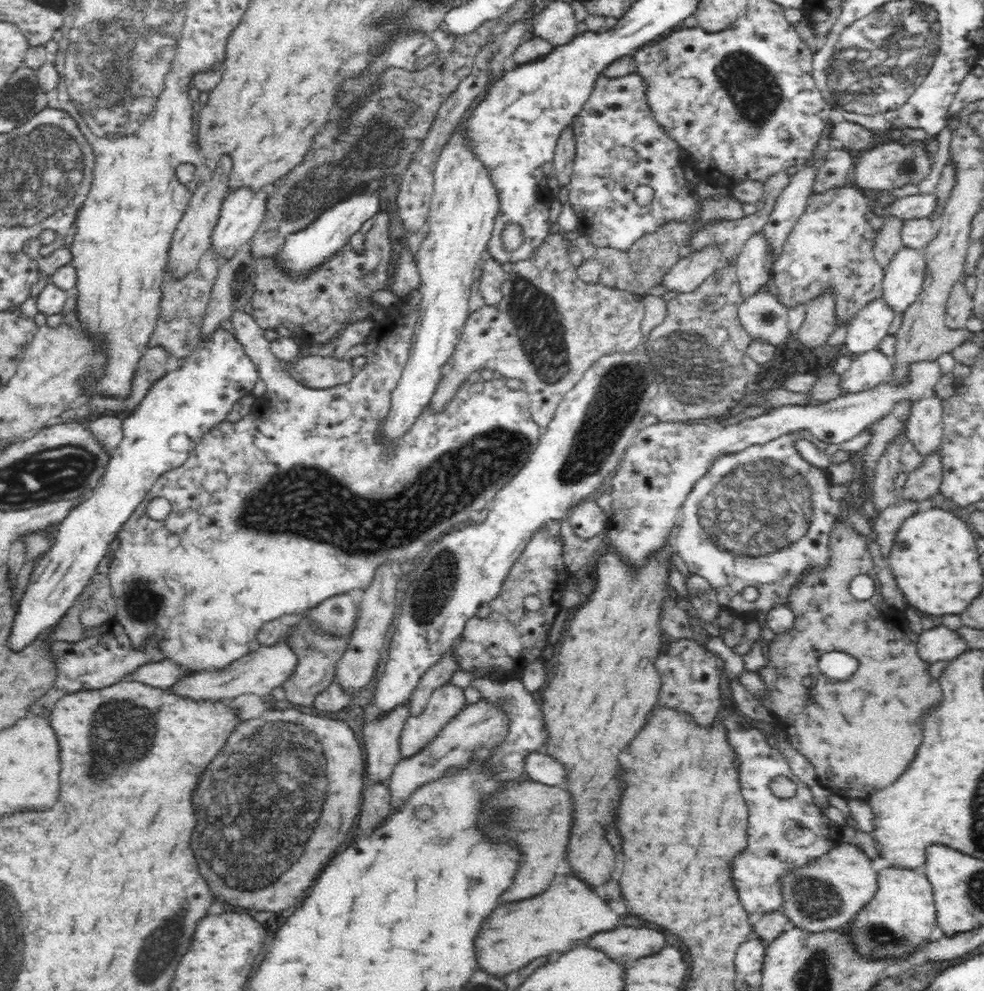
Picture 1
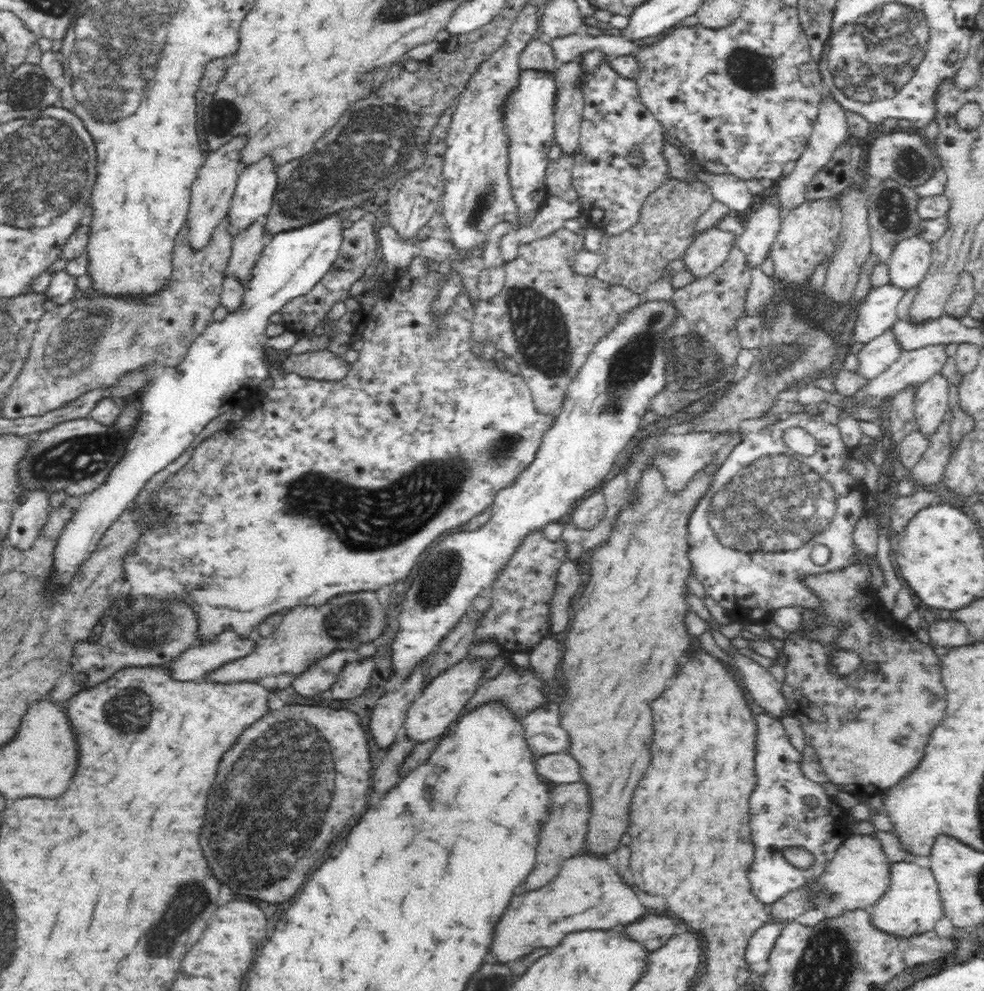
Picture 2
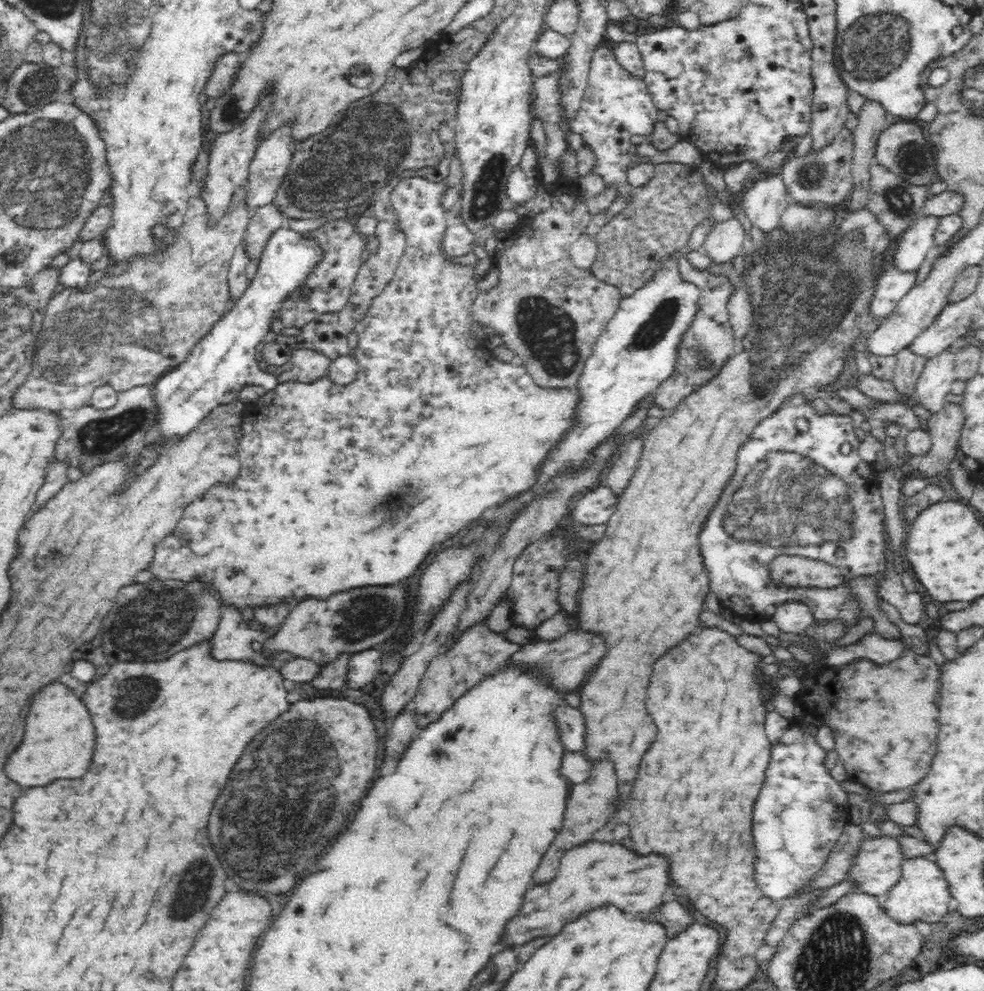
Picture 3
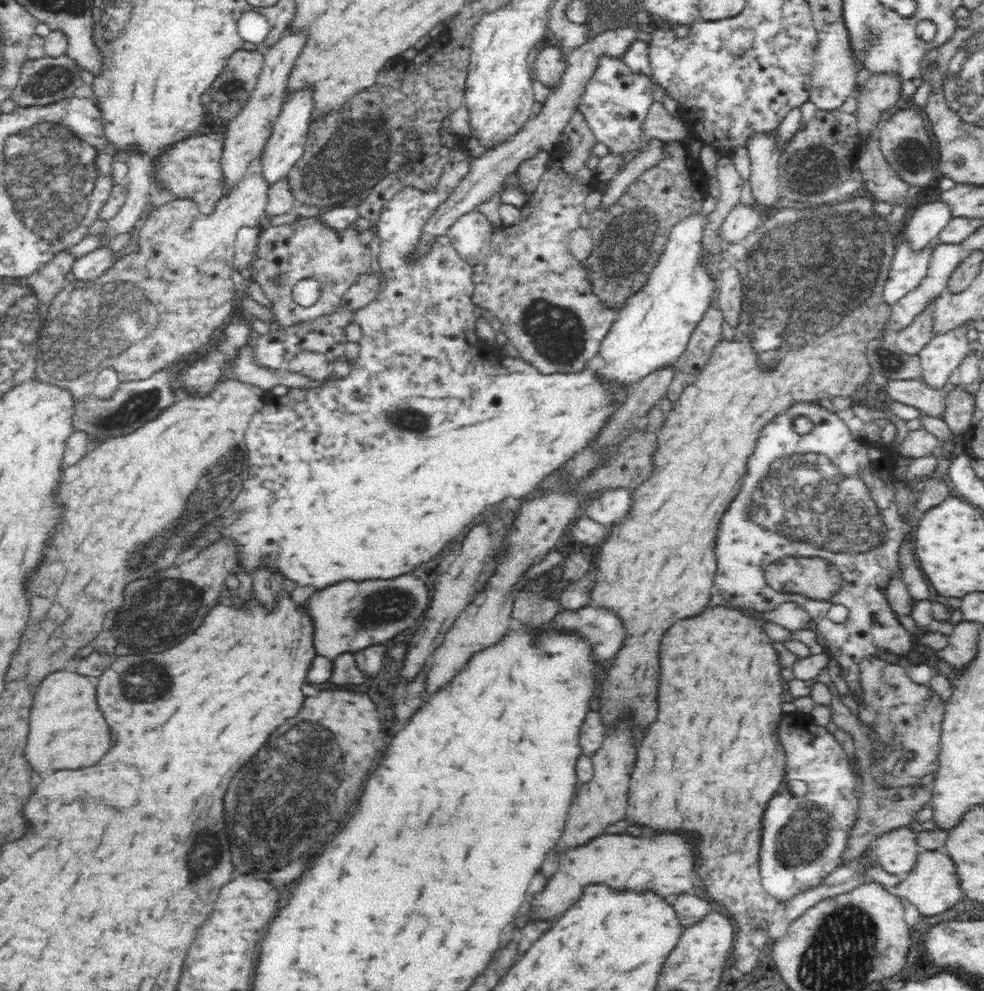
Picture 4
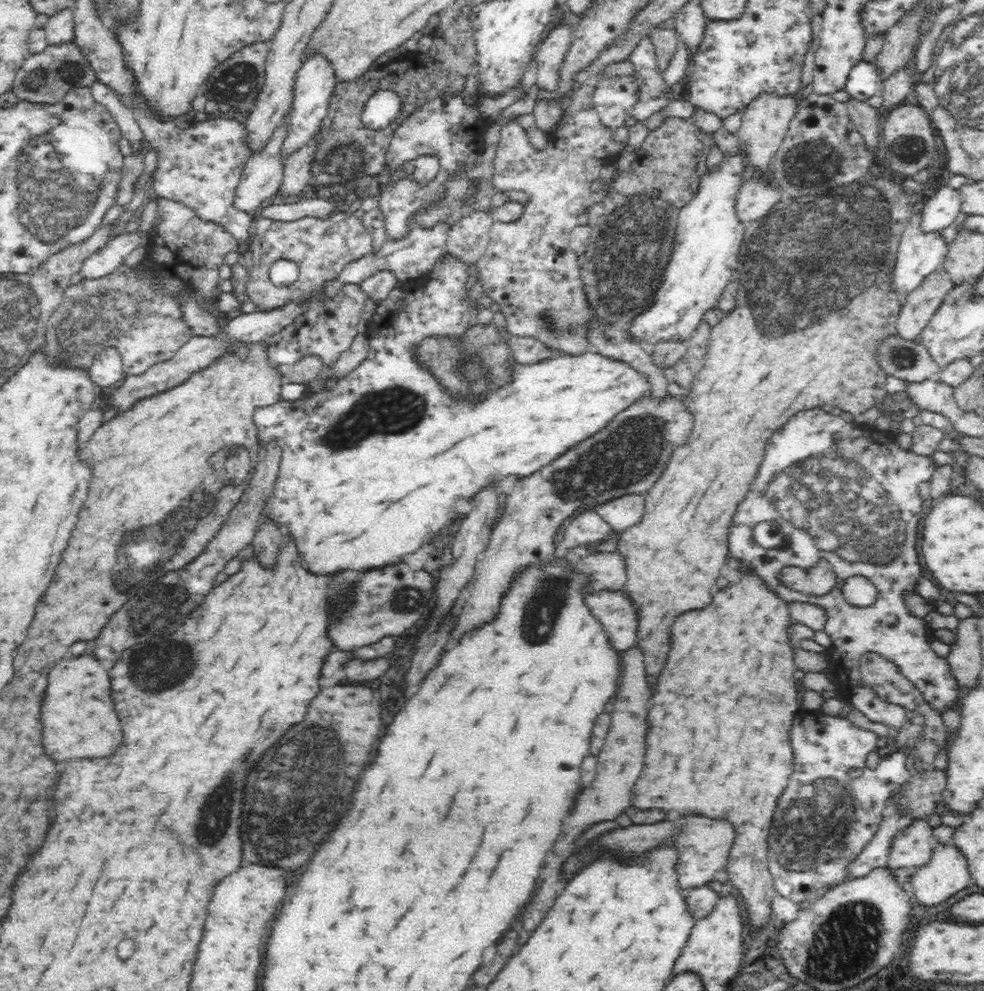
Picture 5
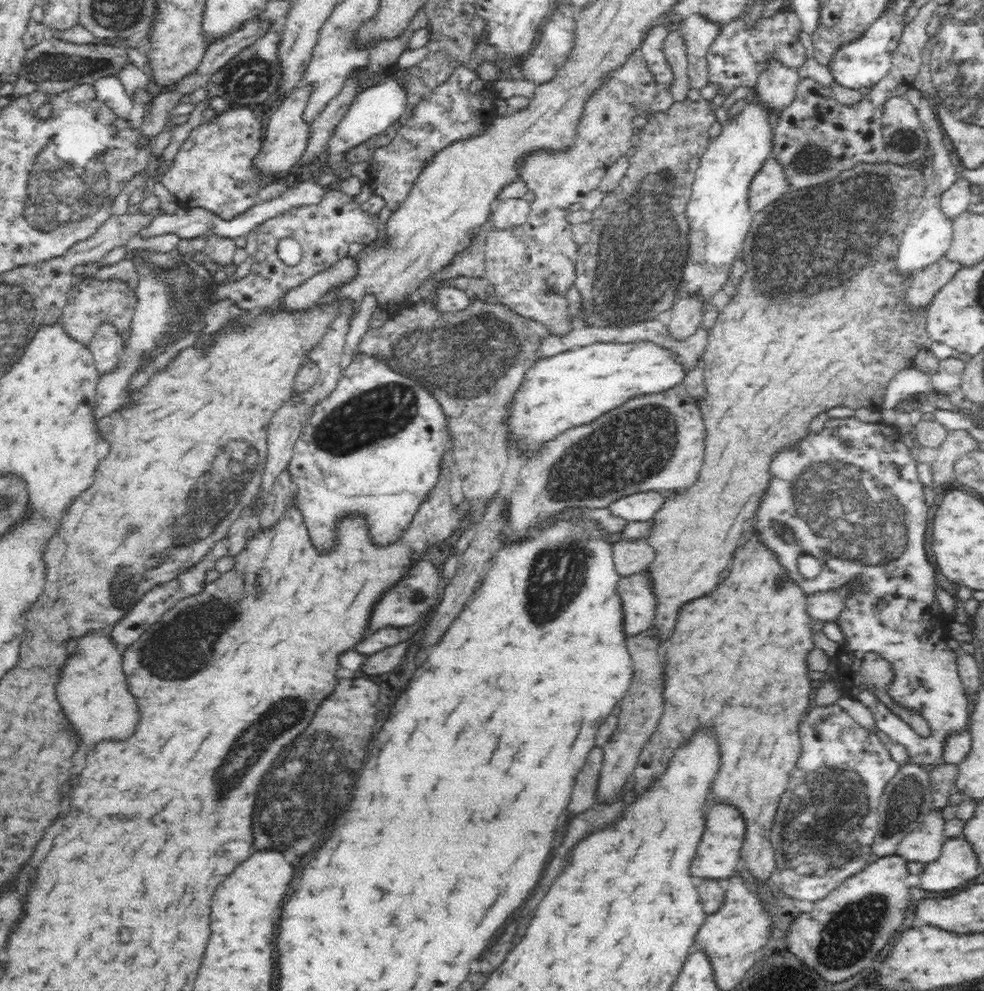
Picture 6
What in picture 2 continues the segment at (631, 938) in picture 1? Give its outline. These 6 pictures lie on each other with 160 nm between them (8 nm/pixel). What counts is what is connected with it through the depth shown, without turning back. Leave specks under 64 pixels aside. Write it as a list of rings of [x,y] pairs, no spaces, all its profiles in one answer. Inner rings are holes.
[[[650,914],[640,922],[632,922],[628,926],[630,936],[644,942],[646,948],[650,950],[664,946],[674,934],[678,934],[678,930],[680,930],[678,922],[668,914]]]

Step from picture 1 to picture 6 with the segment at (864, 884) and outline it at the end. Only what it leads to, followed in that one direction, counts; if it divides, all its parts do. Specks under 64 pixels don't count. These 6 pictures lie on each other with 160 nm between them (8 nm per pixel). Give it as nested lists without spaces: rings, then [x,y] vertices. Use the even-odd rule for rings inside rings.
[[[932,807],[920,819],[918,829],[908,832],[899,842],[896,854],[902,855],[908,862],[927,864],[936,860],[941,852],[944,842],[948,839],[944,835],[946,818],[941,809]]]

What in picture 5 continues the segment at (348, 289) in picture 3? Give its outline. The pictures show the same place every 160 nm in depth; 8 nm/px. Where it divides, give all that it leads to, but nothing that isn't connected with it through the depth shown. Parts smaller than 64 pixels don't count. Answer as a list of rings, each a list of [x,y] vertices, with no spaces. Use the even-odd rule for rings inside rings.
[[[335,206],[332,209],[332,214],[328,214],[326,217],[304,217],[299,220],[292,220],[292,222],[274,221],[270,226],[270,229],[265,233],[256,235],[252,238],[254,242],[250,244],[250,251],[253,256],[252,268],[250,268],[248,275],[248,282],[246,282],[246,294],[248,300],[256,304],[258,311],[273,309],[274,307],[282,306],[285,302],[294,299],[305,299],[312,293],[318,291],[328,280],[332,280],[335,276],[338,276],[338,272],[342,270],[342,267],[351,260],[357,259],[359,256],[372,252],[373,239],[370,232],[365,228],[363,222],[354,216],[352,212],[347,209]],[[278,260],[292,260],[299,268],[298,279],[286,286],[276,286],[270,279],[270,266]]]

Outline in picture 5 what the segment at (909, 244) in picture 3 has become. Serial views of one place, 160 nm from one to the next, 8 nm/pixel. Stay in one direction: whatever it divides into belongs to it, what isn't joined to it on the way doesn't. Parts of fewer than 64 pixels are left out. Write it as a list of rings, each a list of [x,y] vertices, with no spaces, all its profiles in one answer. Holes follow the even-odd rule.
[[[948,185],[940,186],[929,194],[923,212],[923,230],[940,232],[949,228],[958,218],[962,206],[960,189]]]

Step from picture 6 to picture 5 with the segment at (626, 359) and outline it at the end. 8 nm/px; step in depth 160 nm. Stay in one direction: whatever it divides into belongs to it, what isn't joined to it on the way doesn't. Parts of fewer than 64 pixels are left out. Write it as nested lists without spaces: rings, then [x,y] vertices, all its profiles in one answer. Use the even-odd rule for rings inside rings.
[[[447,253],[442,260],[436,262],[436,265],[430,270],[426,277],[417,277],[408,281],[399,281],[394,287],[389,296],[380,301],[372,314],[369,322],[369,332],[371,334],[370,351],[367,357],[356,367],[353,368],[346,376],[338,380],[338,384],[332,390],[320,391],[318,393],[308,391],[300,399],[294,401],[280,400],[276,404],[271,404],[262,407],[256,414],[258,425],[258,439],[264,445],[270,439],[276,439],[282,445],[282,464],[278,474],[278,480],[275,490],[272,492],[272,498],[266,504],[266,508],[262,512],[262,519],[270,518],[278,524],[278,526],[288,526],[292,530],[292,534],[298,540],[298,550],[304,554],[304,560],[308,564],[308,568],[312,572],[336,572],[342,568],[366,568],[366,566],[382,566],[388,560],[394,560],[402,554],[410,554],[414,552],[422,538],[428,536],[430,532],[434,532],[436,528],[442,528],[444,524],[448,524],[448,506],[458,498],[458,496],[472,496],[474,492],[478,492],[482,486],[486,486],[492,478],[500,480],[509,475],[515,475],[517,478],[529,475],[531,472],[546,466],[551,460],[554,460],[559,454],[566,452],[573,444],[579,440],[584,440],[586,437],[592,436],[598,432],[606,423],[614,418],[619,412],[628,408],[634,401],[648,395],[652,390],[650,378],[644,372],[638,372],[632,364],[624,362],[624,360],[616,360],[610,356],[604,356],[598,351],[586,351],[579,355],[561,354],[556,356],[545,356],[541,361],[535,364],[518,364],[514,370],[514,380],[510,384],[506,384],[506,388],[494,390],[490,392],[482,402],[478,404],[466,402],[458,402],[458,398],[452,398],[446,390],[443,390],[441,384],[434,380],[434,377],[426,368],[419,366],[412,357],[412,346],[417,341],[418,344],[424,337],[432,334],[442,336],[443,334],[460,334],[464,327],[474,320],[475,311],[470,307],[470,303],[466,301],[467,290],[465,284],[468,281],[470,272],[468,265],[464,261],[451,256]],[[370,470],[384,470],[384,474],[364,474]]]

